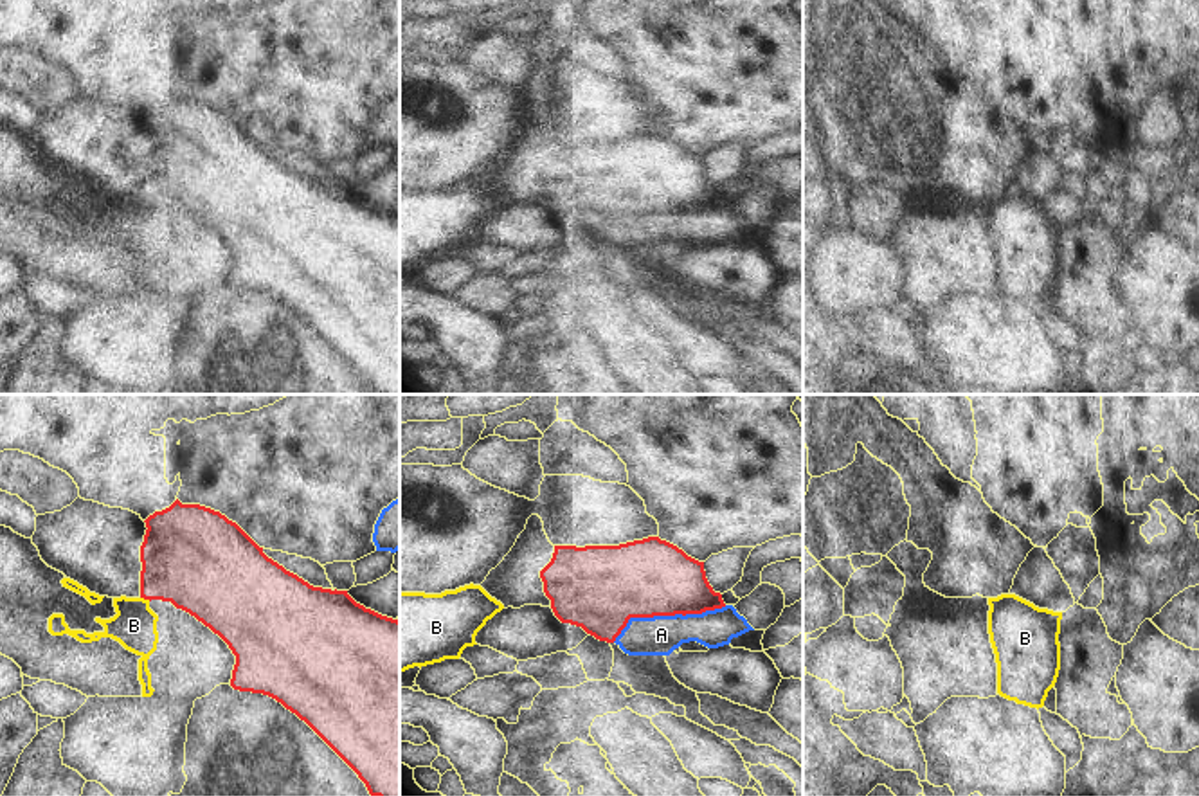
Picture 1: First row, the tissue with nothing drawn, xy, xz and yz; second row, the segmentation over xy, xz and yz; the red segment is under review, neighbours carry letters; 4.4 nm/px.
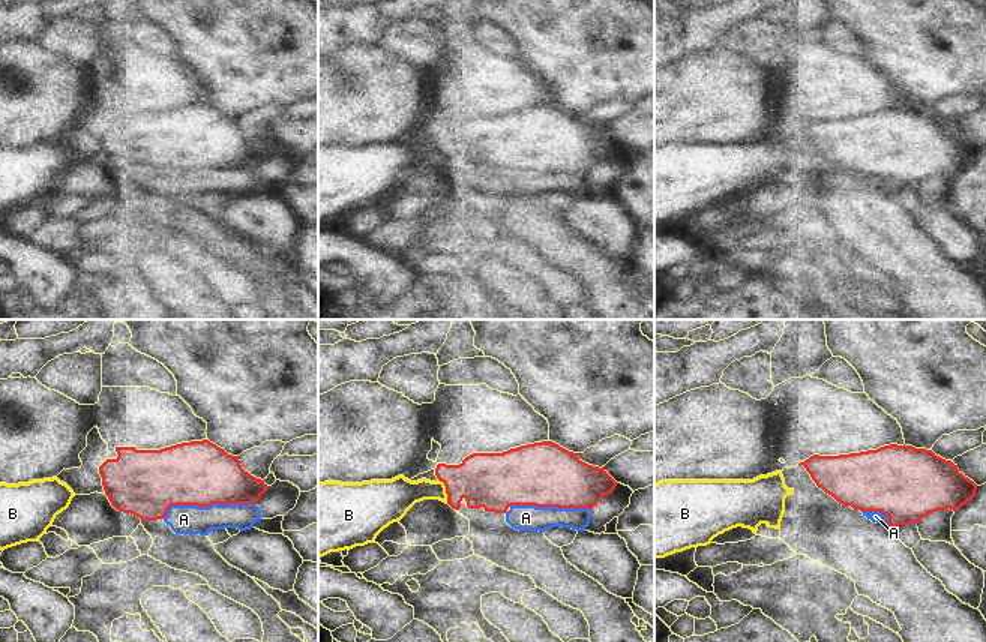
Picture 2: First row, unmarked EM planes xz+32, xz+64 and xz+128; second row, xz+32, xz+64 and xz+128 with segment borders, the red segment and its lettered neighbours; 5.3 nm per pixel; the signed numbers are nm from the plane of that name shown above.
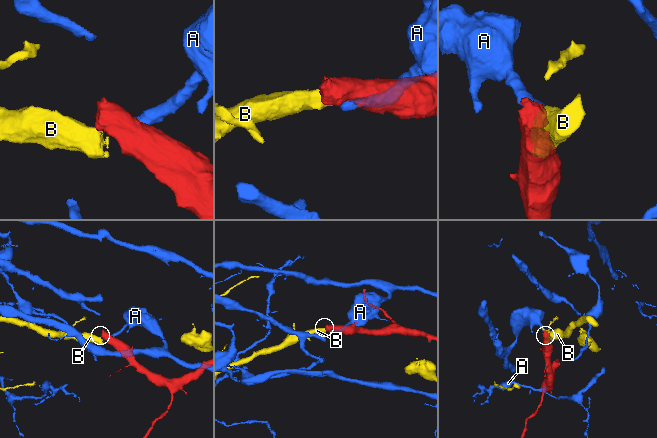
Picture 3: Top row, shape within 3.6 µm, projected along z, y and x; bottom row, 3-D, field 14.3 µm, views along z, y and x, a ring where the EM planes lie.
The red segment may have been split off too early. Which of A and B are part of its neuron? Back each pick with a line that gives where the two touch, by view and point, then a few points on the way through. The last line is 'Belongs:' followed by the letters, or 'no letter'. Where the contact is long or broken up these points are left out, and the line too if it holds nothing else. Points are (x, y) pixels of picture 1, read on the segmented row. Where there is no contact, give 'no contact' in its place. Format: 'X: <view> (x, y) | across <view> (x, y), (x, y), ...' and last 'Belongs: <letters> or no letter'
B: xy (146, 598) | across xy (186, 559), (146, 598), (134, 613), (134, 625)
Belongs: B

